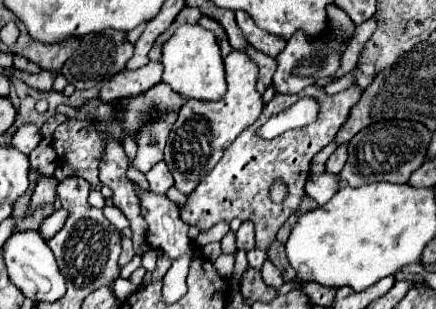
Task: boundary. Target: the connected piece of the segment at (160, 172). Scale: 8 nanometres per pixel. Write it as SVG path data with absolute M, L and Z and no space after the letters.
M163 161L157 163L151 169L151 173L147 173L147 181L149 181L153 193L165 193L169 187L173 187L173 175L169 173L169 169Z

